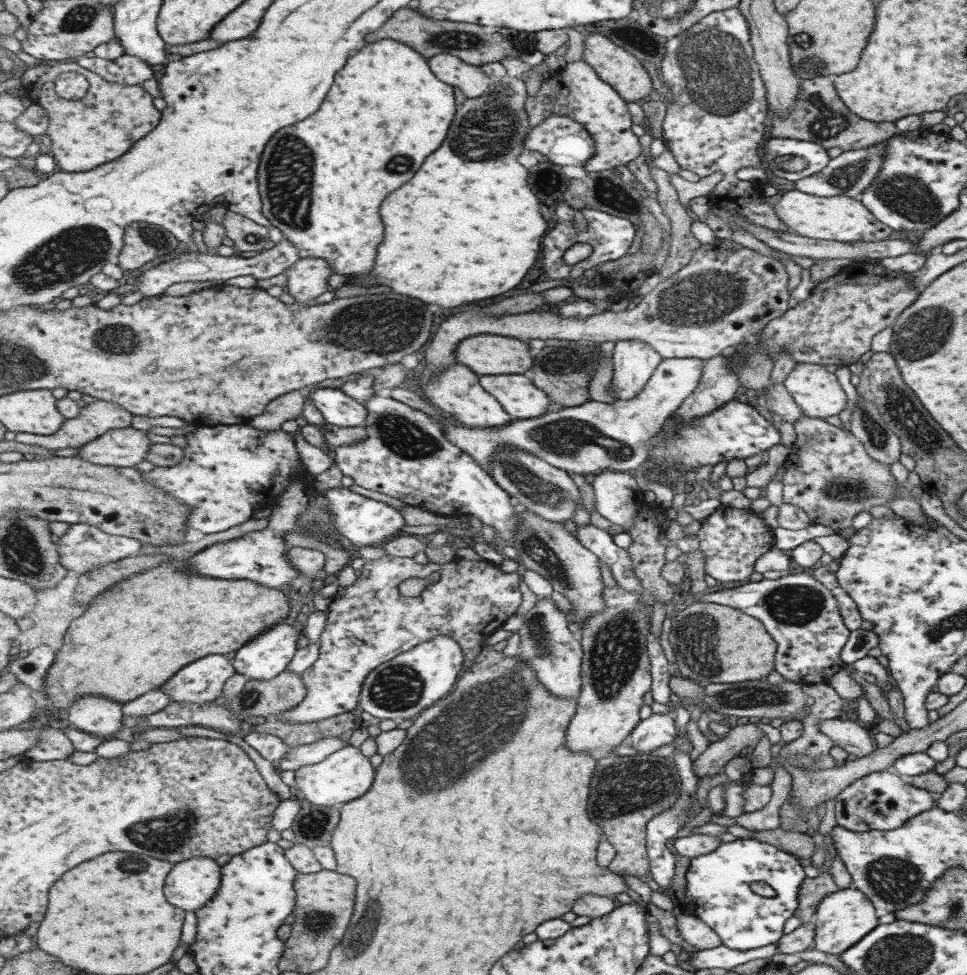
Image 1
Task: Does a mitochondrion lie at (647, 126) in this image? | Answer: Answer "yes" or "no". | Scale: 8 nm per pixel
no

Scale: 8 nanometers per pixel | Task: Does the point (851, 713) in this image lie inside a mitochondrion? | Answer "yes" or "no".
no

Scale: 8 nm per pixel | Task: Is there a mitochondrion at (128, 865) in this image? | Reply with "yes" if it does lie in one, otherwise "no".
yes

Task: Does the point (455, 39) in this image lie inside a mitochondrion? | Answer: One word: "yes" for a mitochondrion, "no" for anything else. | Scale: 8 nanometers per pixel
yes

